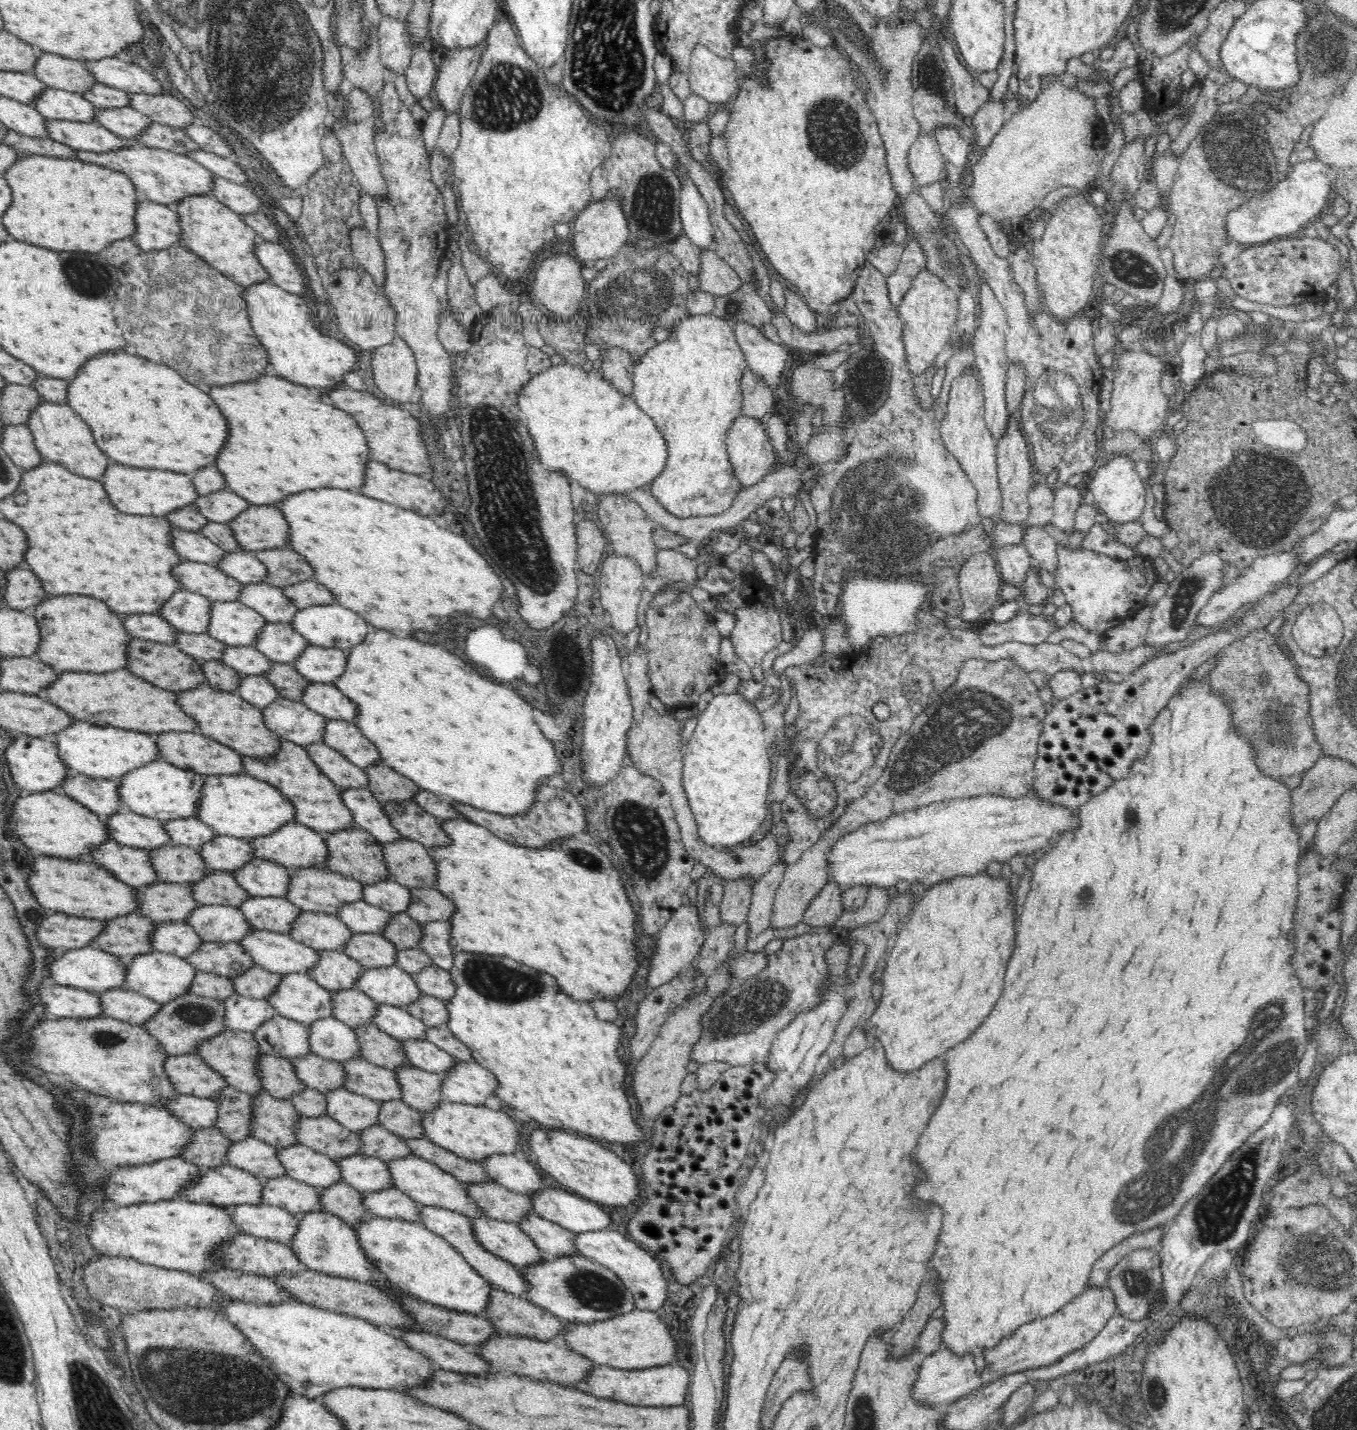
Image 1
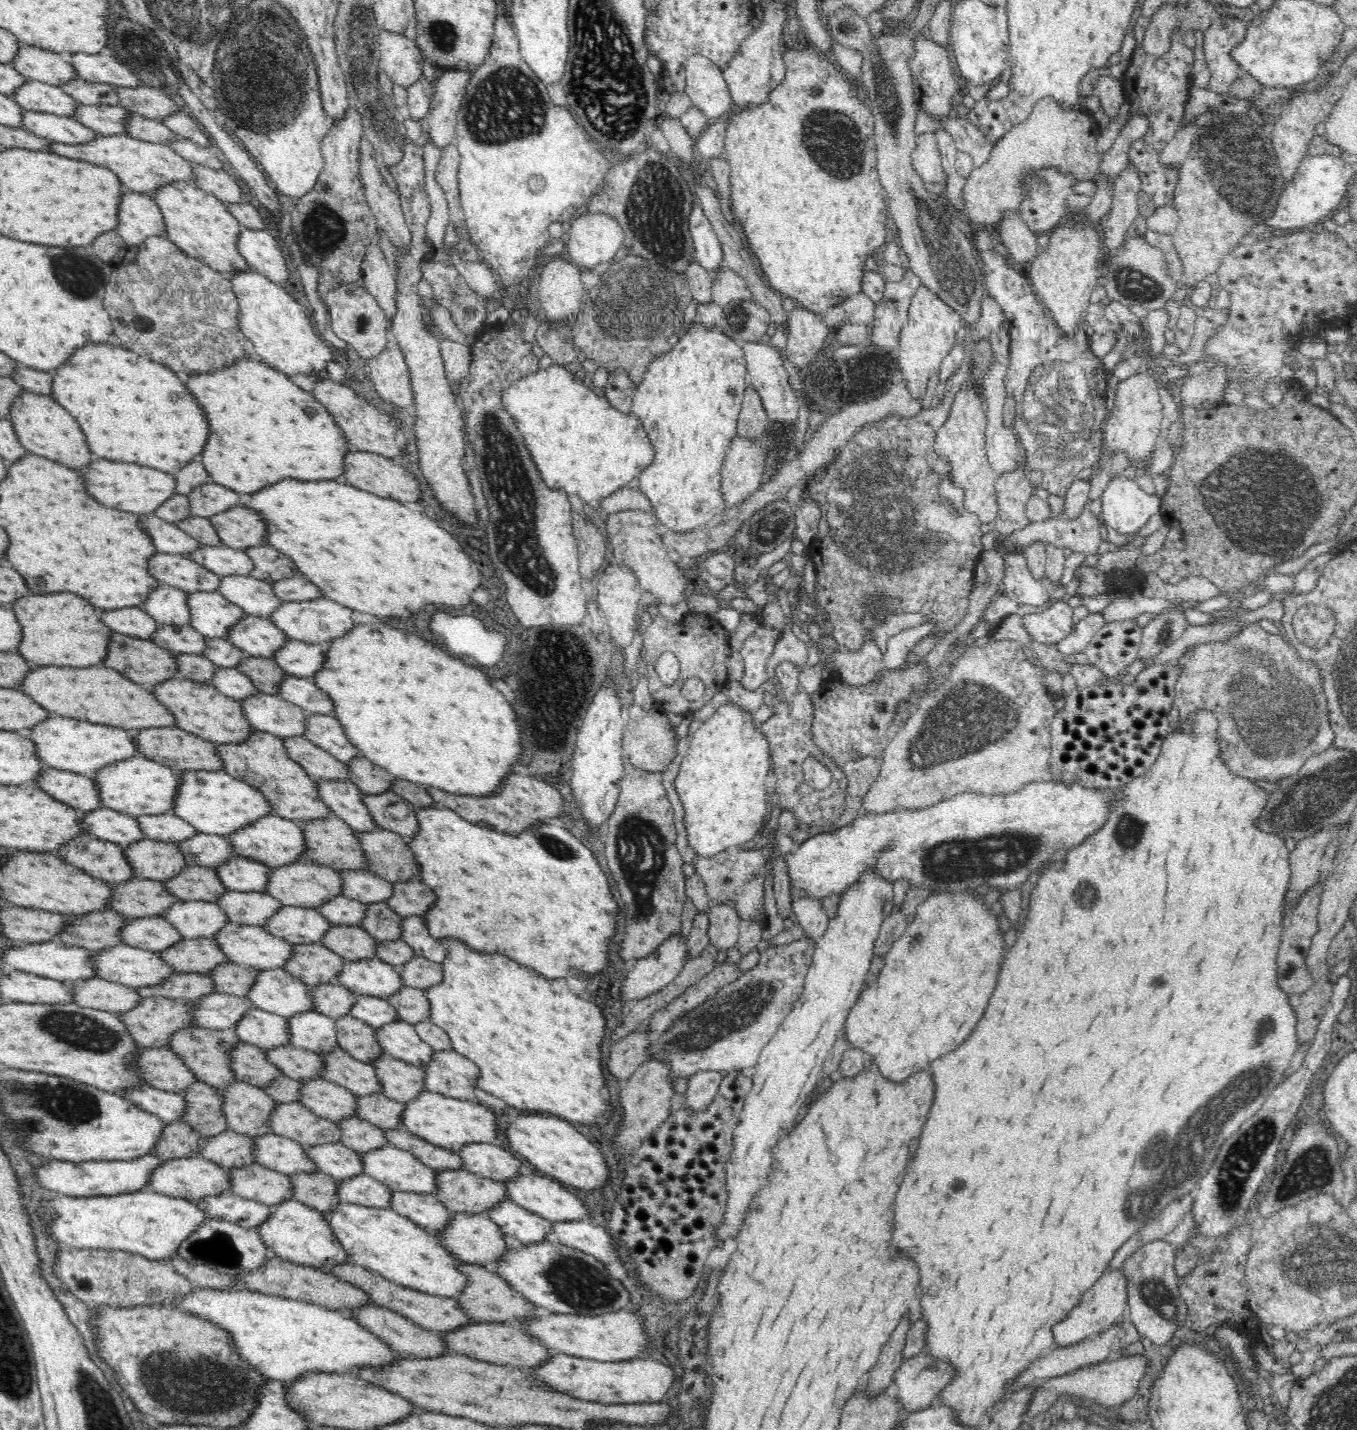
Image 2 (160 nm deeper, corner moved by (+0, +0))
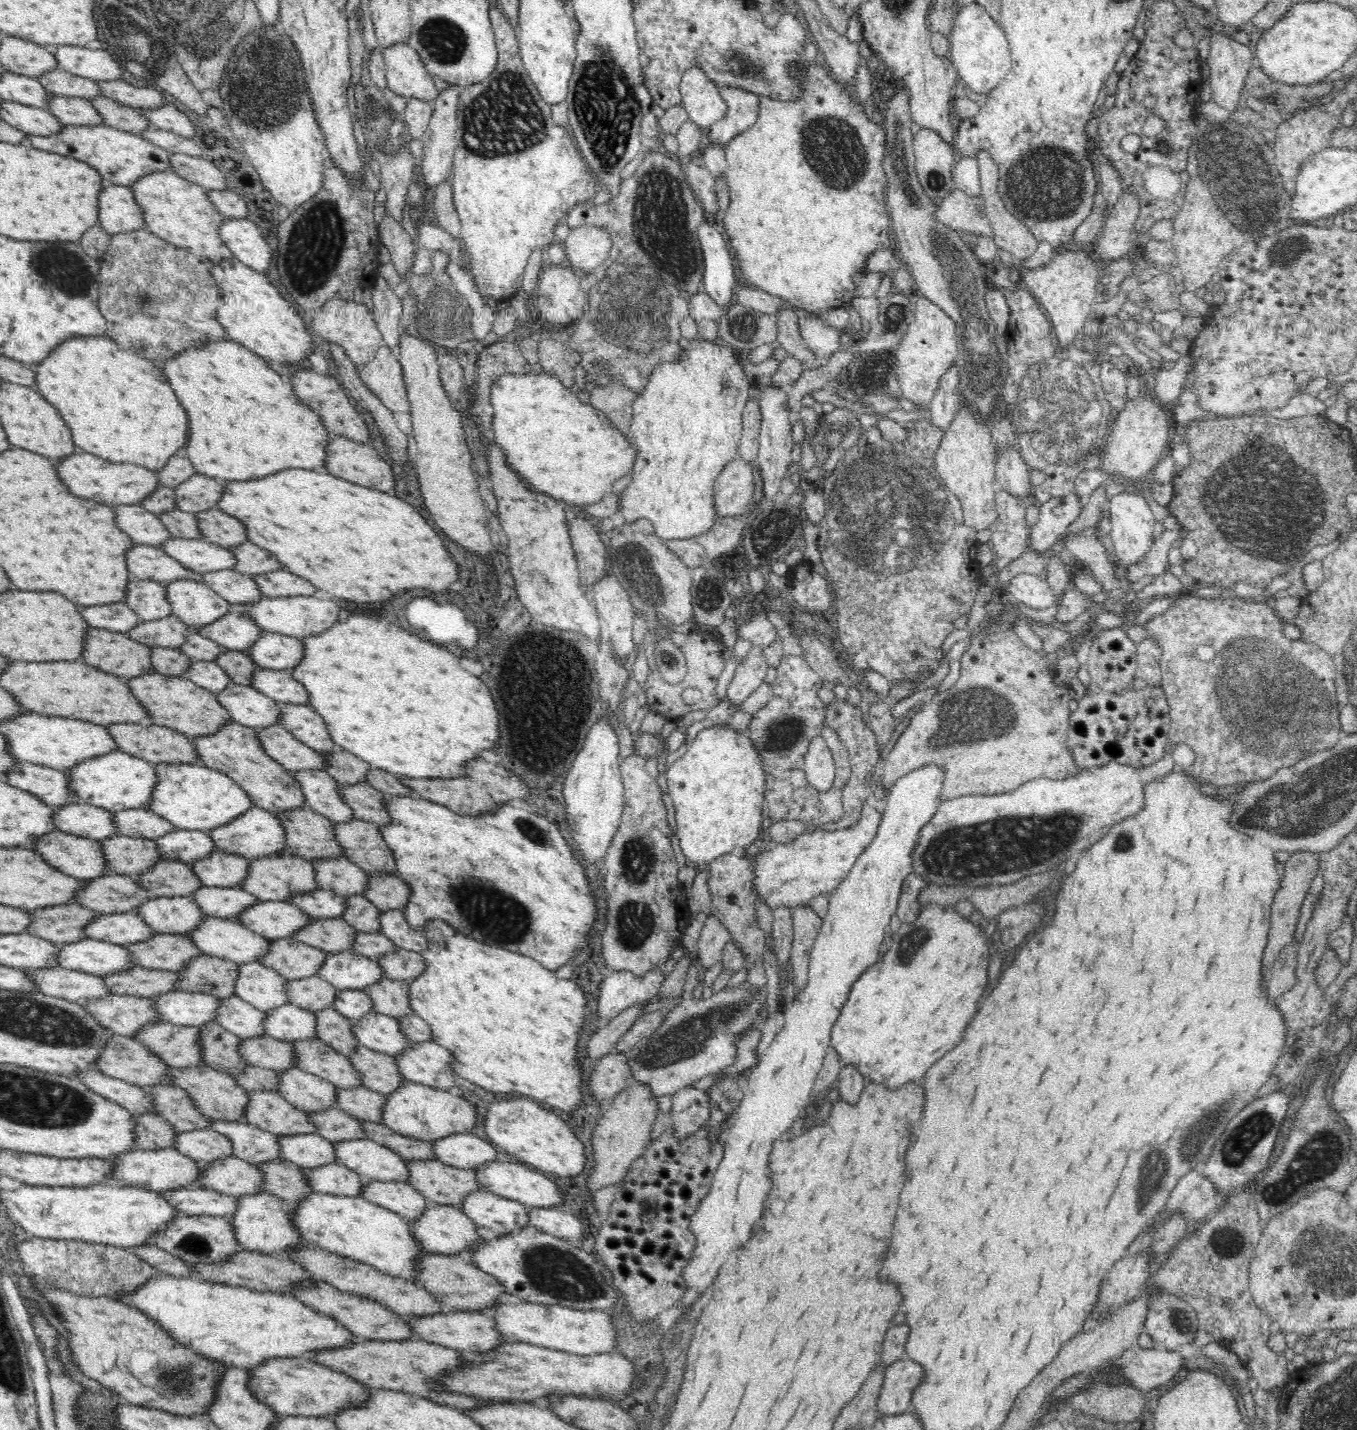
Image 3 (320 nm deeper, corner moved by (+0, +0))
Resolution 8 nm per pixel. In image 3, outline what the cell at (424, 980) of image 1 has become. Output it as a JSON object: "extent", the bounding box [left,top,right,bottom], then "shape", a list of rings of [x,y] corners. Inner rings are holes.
{"extent":[375,947,426,982],"shape":[[[399,947],[397,950],[384,952],[384,954],[376,956],[375,960],[380,965],[382,976],[394,980],[408,982],[412,978],[420,976],[420,972],[426,968],[426,961],[424,961],[424,957],[420,953]]]}

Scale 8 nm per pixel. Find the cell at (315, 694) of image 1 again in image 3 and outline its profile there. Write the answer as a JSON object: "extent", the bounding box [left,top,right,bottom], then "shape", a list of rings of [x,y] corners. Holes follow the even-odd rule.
{"extent":[250,667,308,704],"shape":[[[260,667],[250,677],[250,687],[270,697],[277,703],[304,704],[308,702],[308,693],[304,686],[292,678],[291,670],[271,670]]]}

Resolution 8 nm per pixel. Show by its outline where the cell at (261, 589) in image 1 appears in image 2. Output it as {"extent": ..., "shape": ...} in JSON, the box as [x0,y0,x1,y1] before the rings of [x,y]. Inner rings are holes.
{"extent":[217,574,281,617],"shape":[[[250,574],[220,576],[217,592],[239,606],[246,615],[269,617],[281,602],[272,591],[270,583]]]}

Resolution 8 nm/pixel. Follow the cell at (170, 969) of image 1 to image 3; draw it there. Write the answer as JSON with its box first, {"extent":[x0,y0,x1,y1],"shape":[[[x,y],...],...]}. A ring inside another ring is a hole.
{"extent":[56,939,135,976],"shape":[[[85,939],[58,944],[56,964],[62,968],[104,976],[135,966],[132,955],[123,948],[102,940]]]}

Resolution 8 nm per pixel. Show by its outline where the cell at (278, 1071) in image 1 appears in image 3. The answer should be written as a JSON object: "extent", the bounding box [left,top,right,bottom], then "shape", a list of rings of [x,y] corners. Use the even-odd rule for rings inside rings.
{"extent":[198,1021,248,1075],"shape":[[[214,1021],[198,1026],[202,1064],[229,1075],[236,1074],[248,1063],[238,1053],[240,1040],[239,1036],[228,1032]]]}

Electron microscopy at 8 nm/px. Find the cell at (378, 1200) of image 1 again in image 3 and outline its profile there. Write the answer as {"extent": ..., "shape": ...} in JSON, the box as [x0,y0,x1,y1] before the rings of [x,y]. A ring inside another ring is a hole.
{"extent":[302,1163,362,1196],"shape":[[[340,1163],[303,1168],[302,1175],[312,1190],[324,1194],[340,1194],[342,1196],[358,1196],[362,1192],[361,1176]]]}

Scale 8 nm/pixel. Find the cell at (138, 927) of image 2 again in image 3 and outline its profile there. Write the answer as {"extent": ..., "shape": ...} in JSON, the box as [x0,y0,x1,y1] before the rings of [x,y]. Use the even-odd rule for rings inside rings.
{"extent":[83,912,153,945],"shape":[[[134,912],[97,914],[83,929],[87,939],[128,945],[149,940],[153,930]]]}

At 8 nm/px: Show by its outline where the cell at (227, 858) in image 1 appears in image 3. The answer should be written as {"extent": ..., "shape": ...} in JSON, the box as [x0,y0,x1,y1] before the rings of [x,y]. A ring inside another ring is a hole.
{"extent":[154,829,215,864],"shape":[[[172,829],[154,840],[162,859],[192,864],[215,850],[208,832],[186,829]]]}

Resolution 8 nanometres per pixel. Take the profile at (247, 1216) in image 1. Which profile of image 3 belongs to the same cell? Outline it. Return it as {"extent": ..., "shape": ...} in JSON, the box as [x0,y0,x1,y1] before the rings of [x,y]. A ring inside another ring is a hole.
{"extent":[160,1186,236,1217],"shape":[[[178,1186],[160,1192],[176,1214],[230,1217],[236,1210],[234,1197],[200,1186]]]}

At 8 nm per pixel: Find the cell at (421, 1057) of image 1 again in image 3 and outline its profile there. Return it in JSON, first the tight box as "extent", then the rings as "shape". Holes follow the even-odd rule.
{"extent":[352,1011,411,1057],"shape":[[[375,1011],[358,1021],[352,1020],[352,1035],[358,1039],[360,1045],[393,1057],[404,1048],[410,1048],[411,1044],[400,1033],[396,1018]]]}

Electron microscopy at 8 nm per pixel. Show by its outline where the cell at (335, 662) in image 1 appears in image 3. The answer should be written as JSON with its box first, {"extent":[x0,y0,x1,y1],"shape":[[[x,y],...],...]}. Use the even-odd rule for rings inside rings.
{"extent":[245,631,304,671],"shape":[[[261,631],[245,652],[256,666],[282,671],[294,669],[300,662],[304,649],[302,641],[296,637]]]}

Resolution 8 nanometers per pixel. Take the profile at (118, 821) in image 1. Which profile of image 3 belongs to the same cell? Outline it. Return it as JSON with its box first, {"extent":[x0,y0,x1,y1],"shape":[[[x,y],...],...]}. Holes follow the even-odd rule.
{"extent":[52,802,119,841],"shape":[[[68,802],[53,807],[52,823],[54,830],[97,841],[119,834],[109,810],[84,802]]]}

